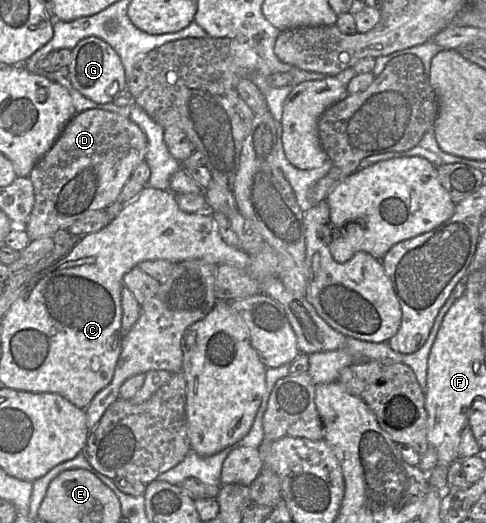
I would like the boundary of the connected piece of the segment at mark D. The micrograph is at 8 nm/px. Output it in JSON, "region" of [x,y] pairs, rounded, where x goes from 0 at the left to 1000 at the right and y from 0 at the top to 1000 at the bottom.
{"region":[[[202,207],[156,216],[58,337],[70,358],[72,388],[49,438],[64,461],[123,449],[183,405],[214,402],[235,388],[278,319],[298,308],[302,283],[296,252],[261,224]]]}

